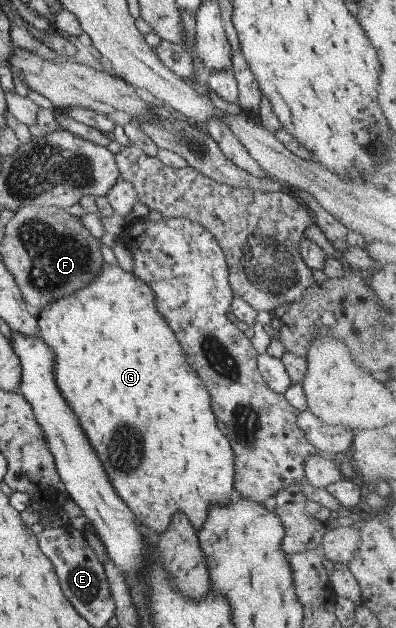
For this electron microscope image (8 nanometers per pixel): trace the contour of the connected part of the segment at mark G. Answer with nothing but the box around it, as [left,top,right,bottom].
[37,263,234,537]

